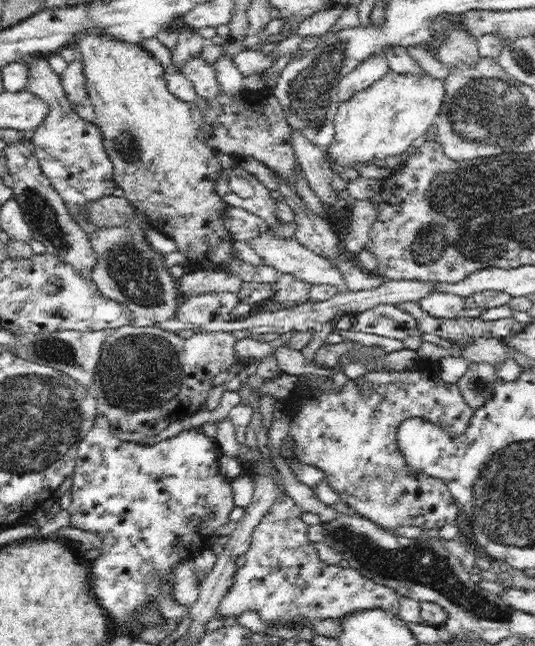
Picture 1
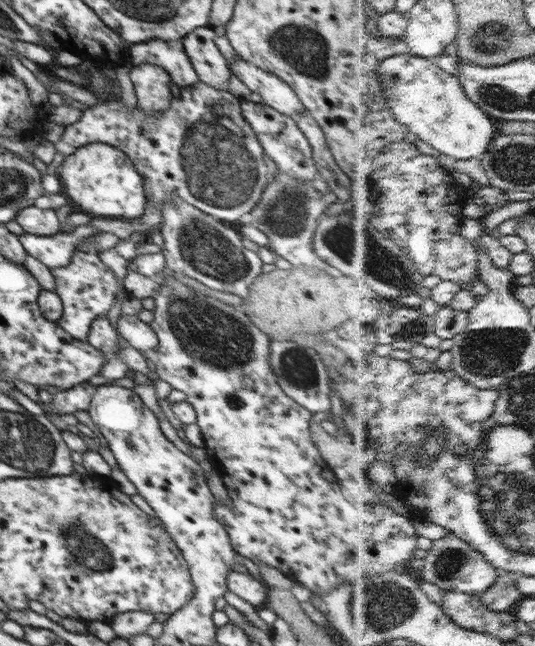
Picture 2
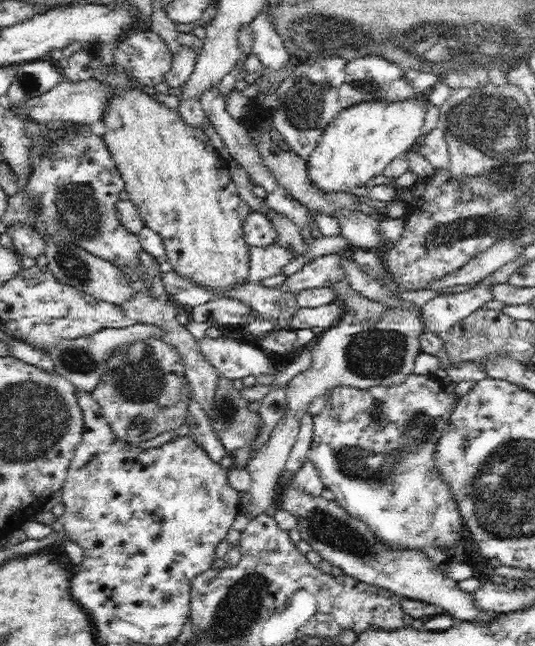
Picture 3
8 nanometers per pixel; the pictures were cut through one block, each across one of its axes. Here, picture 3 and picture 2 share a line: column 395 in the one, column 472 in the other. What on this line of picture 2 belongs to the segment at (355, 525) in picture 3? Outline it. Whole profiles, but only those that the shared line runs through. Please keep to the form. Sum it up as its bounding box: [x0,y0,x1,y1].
[418,533,498,595]

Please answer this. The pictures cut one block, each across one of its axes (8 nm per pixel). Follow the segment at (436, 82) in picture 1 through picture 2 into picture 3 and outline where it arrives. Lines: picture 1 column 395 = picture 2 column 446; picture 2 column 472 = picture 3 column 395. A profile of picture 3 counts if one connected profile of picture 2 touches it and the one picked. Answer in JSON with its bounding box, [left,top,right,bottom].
[308,91,431,193]

